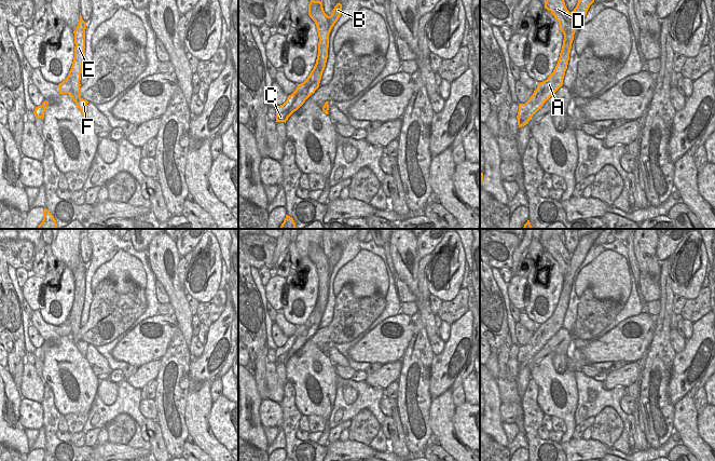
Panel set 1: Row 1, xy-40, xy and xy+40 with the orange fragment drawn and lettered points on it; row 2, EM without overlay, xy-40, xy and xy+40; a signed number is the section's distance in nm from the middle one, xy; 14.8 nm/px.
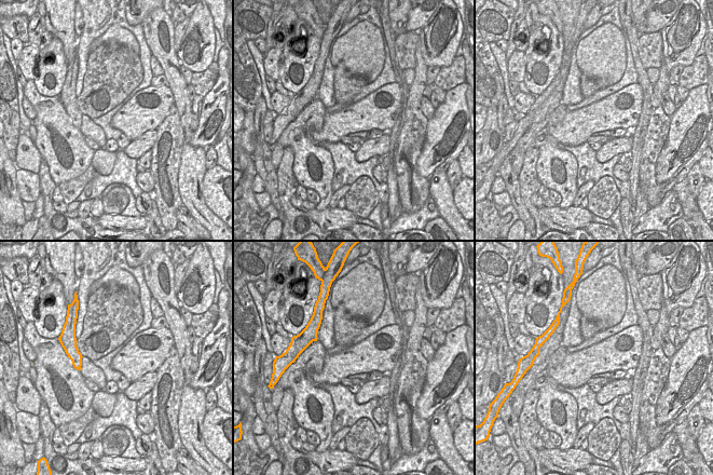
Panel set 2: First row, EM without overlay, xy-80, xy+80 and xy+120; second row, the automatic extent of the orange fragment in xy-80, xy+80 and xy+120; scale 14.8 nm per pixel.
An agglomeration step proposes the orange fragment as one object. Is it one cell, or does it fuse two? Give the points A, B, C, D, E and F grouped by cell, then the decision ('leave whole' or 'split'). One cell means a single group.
groups A B C / D E F; split

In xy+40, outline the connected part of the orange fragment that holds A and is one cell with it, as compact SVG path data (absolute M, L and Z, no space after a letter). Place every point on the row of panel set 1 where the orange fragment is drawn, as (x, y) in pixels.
M578 0L576 8L572 12L569 28L564 35L561 59L558 62L553 72L548 79L538 84L530 99L525 104L519 105L517 116L519 127L526 125L531 118L541 109L544 104L563 85L566 71L564 58L566 57L569 60L575 31L593 2L594 0Z

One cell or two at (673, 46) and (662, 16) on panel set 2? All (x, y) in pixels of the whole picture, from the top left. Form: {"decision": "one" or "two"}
{"decision": "two"}

